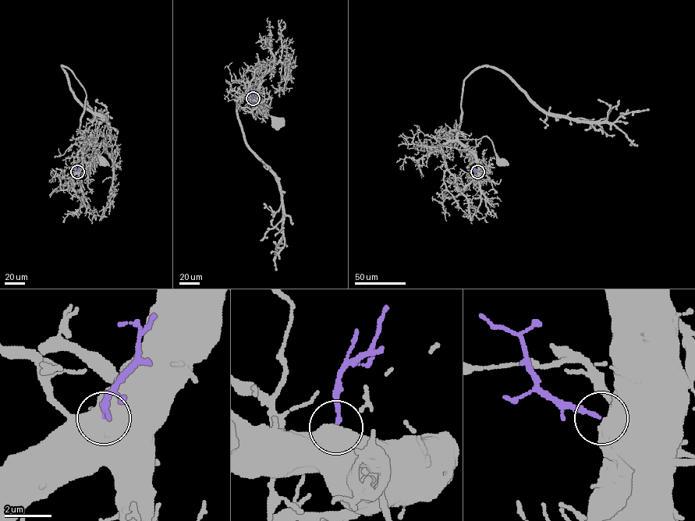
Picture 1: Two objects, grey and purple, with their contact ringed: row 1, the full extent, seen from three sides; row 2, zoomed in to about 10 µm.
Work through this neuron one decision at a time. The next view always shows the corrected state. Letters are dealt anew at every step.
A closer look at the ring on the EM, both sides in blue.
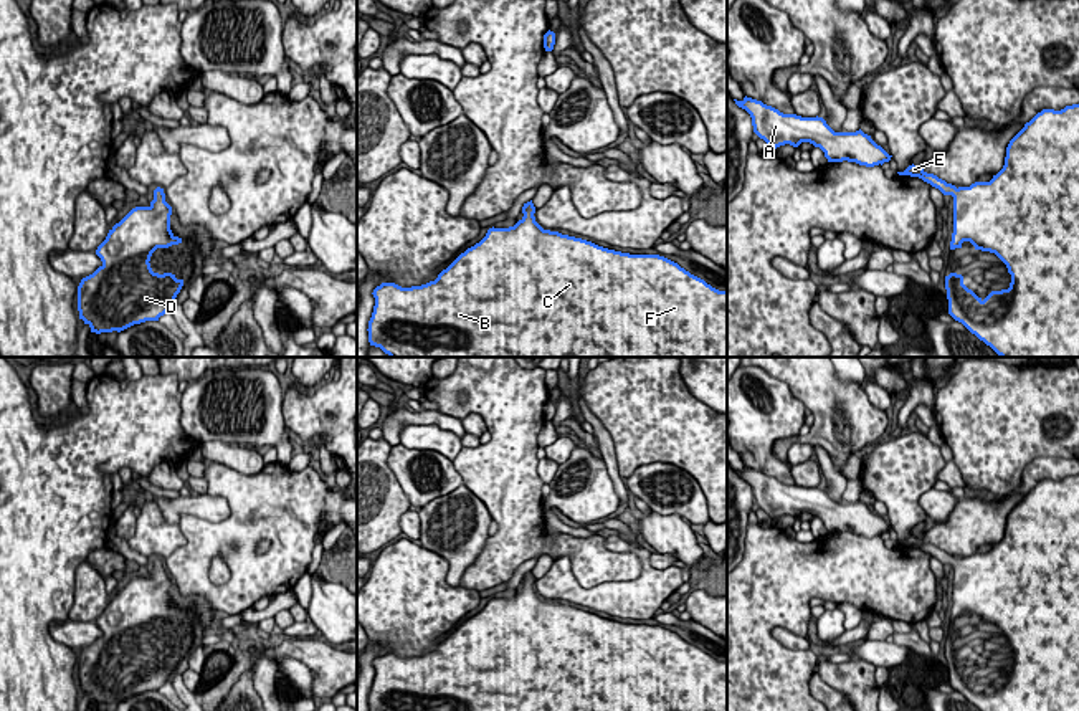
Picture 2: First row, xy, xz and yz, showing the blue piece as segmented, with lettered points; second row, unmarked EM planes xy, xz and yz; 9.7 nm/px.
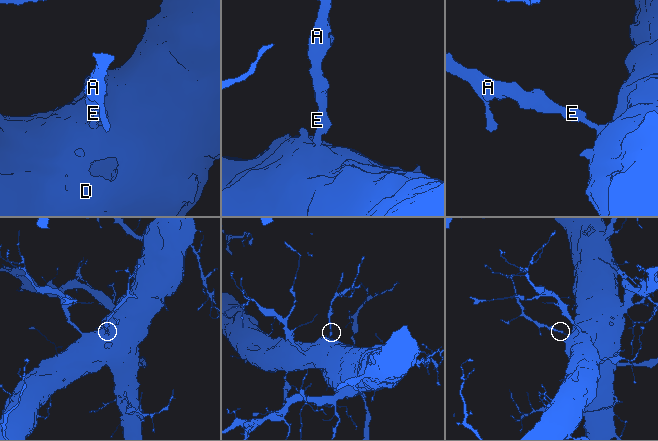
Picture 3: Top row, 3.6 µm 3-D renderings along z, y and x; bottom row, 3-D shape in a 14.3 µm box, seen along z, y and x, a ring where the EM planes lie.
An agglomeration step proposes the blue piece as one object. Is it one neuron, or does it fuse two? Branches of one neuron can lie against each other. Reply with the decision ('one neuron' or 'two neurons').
one neuron

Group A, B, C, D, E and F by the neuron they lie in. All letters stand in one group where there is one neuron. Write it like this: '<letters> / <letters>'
A B C D E F

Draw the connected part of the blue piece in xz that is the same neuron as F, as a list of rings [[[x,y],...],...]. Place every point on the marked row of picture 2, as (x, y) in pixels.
[[[522,207],[524,217],[509,228],[489,228],[486,236],[461,253],[435,281],[402,288],[382,283],[373,289],[375,306],[368,321],[368,342],[390,357],[727,357],[727,291],[719,291],[659,255],[630,255],[592,241],[544,230],[535,222],[535,207]]]

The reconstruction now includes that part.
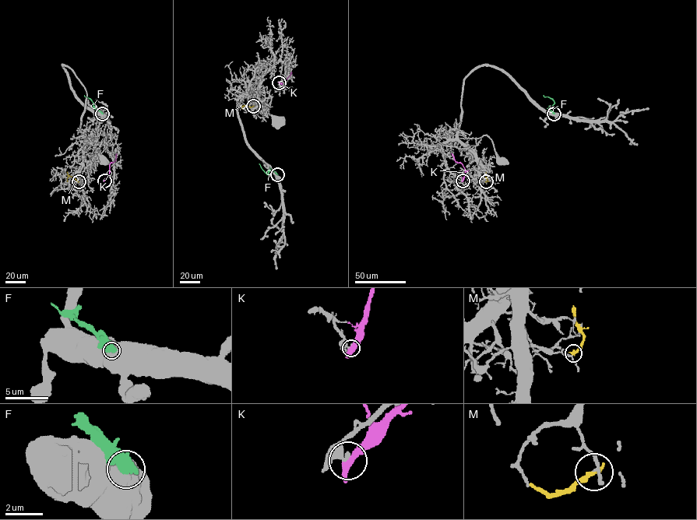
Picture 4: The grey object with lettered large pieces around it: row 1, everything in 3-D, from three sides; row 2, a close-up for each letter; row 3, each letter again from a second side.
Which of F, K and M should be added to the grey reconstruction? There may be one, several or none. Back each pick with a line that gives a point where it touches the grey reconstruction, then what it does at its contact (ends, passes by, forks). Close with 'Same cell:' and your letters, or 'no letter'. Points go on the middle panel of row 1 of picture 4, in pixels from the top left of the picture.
Same cell: no letter

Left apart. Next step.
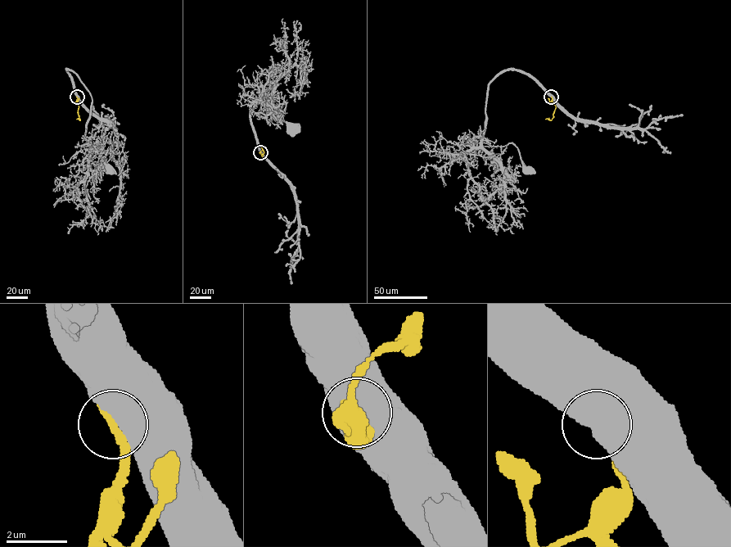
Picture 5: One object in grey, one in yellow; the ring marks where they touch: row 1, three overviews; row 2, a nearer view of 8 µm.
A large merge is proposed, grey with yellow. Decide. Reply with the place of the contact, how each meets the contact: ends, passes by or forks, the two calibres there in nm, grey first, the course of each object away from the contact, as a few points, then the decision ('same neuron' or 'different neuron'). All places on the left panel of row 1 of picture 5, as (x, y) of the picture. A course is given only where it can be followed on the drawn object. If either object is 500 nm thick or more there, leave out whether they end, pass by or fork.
at (77, 97); 900 nm thick on the grey side, 340 nm on the other; grey runs (77, 97), (67, 70), (92, 99), (83, 145), (97, 152), (108, 169); yellow runs (77, 97), (80, 119), (76, 119); different neuron

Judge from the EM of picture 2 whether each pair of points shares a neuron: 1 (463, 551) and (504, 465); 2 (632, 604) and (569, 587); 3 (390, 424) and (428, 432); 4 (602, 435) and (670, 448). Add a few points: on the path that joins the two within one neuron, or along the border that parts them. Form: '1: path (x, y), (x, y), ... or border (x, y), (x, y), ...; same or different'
1: border (463, 483), (484, 505), (493, 520); different
2: path (617, 599), (584, 597); same
3: border (442, 430), (435, 425), (405, 425), (399, 442); different
4: border (587, 405), (613, 443), (620, 475); different

